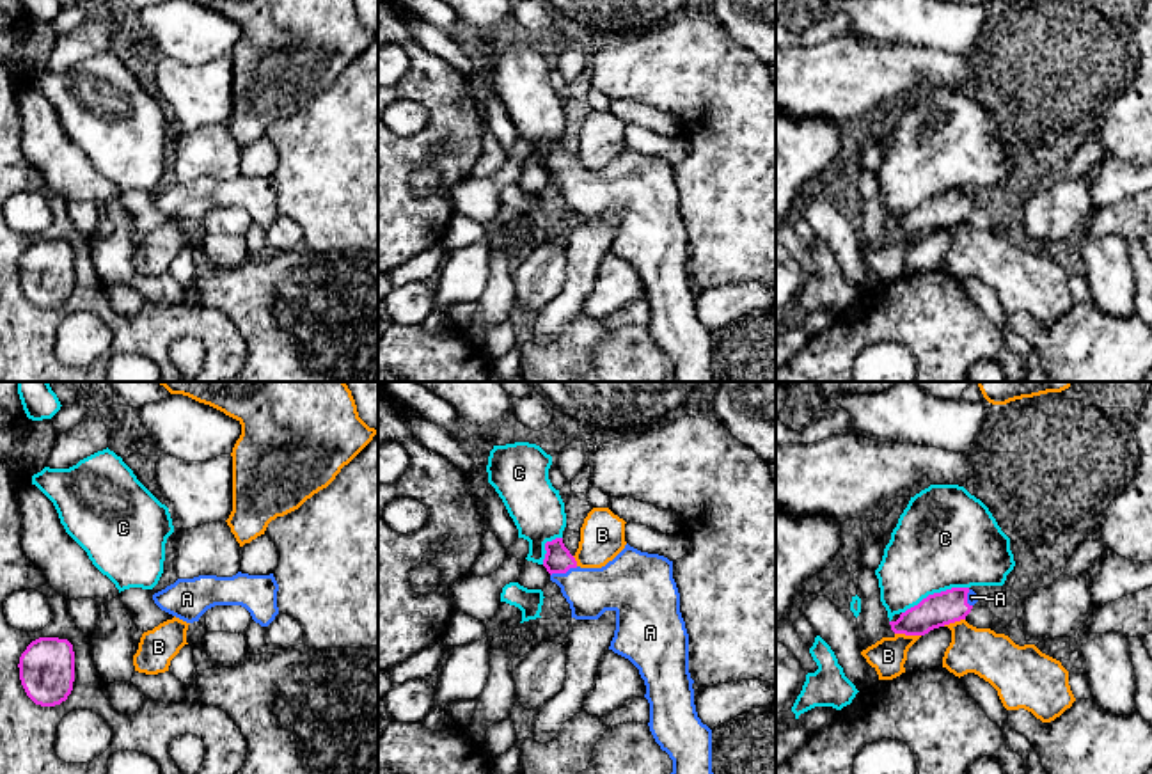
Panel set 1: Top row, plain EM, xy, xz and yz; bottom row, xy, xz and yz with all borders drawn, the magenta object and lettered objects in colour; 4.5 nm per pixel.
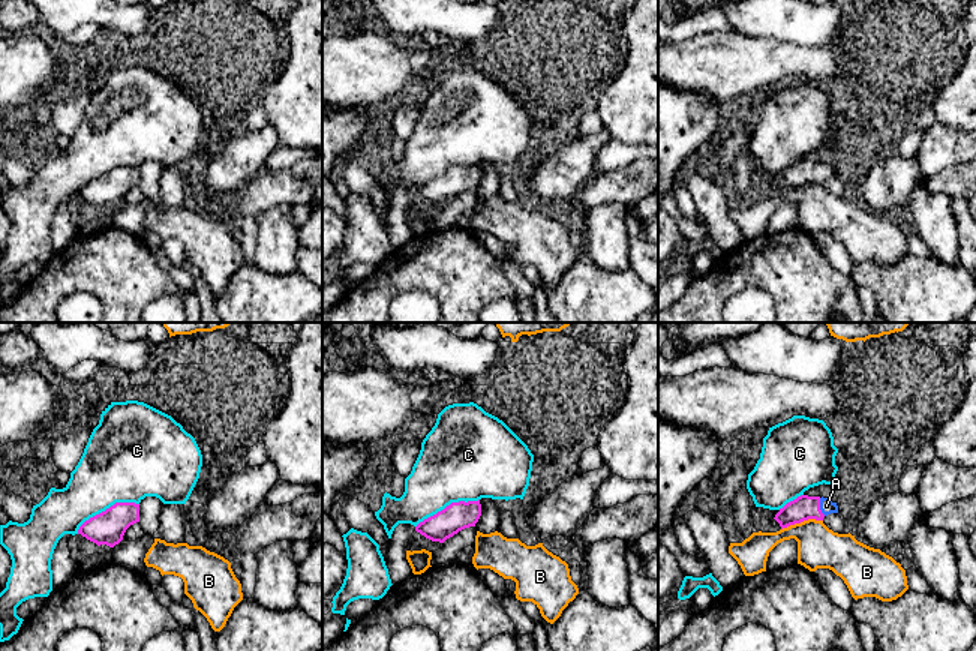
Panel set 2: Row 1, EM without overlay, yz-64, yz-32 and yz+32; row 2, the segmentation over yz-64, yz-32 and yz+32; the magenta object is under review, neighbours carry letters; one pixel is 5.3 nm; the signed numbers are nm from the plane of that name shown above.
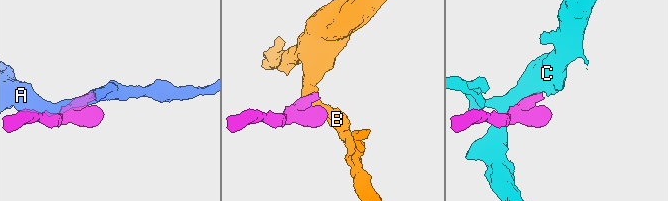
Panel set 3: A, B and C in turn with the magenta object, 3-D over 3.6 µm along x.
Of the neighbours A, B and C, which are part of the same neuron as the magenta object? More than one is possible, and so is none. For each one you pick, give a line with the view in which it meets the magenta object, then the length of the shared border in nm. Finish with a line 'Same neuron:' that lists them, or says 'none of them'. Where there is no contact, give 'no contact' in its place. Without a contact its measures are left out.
A: meets magenta in xz; contact 130 nm long
Same neuron: A

